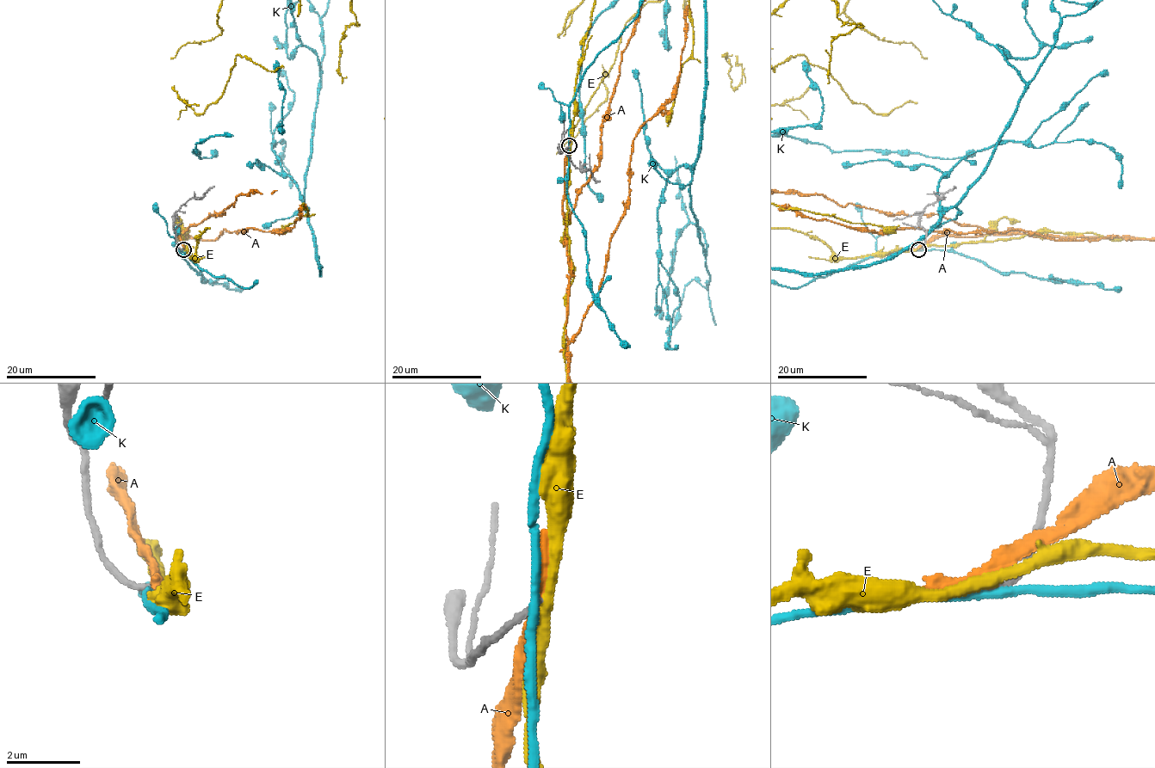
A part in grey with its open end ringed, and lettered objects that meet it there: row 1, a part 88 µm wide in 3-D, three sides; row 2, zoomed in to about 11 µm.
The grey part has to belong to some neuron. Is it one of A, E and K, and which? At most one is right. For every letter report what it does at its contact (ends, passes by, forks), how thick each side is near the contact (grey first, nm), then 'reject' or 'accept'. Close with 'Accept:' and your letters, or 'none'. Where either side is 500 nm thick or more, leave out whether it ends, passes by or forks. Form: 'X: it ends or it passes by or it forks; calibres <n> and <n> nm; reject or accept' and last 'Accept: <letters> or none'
A: it passes by; calibres 150 and 280 nm; reject
E: it passes by; calibres 150 and 320 nm; reject
K: it passes by; calibres 170 and 260 nm; reject
Accept: none

